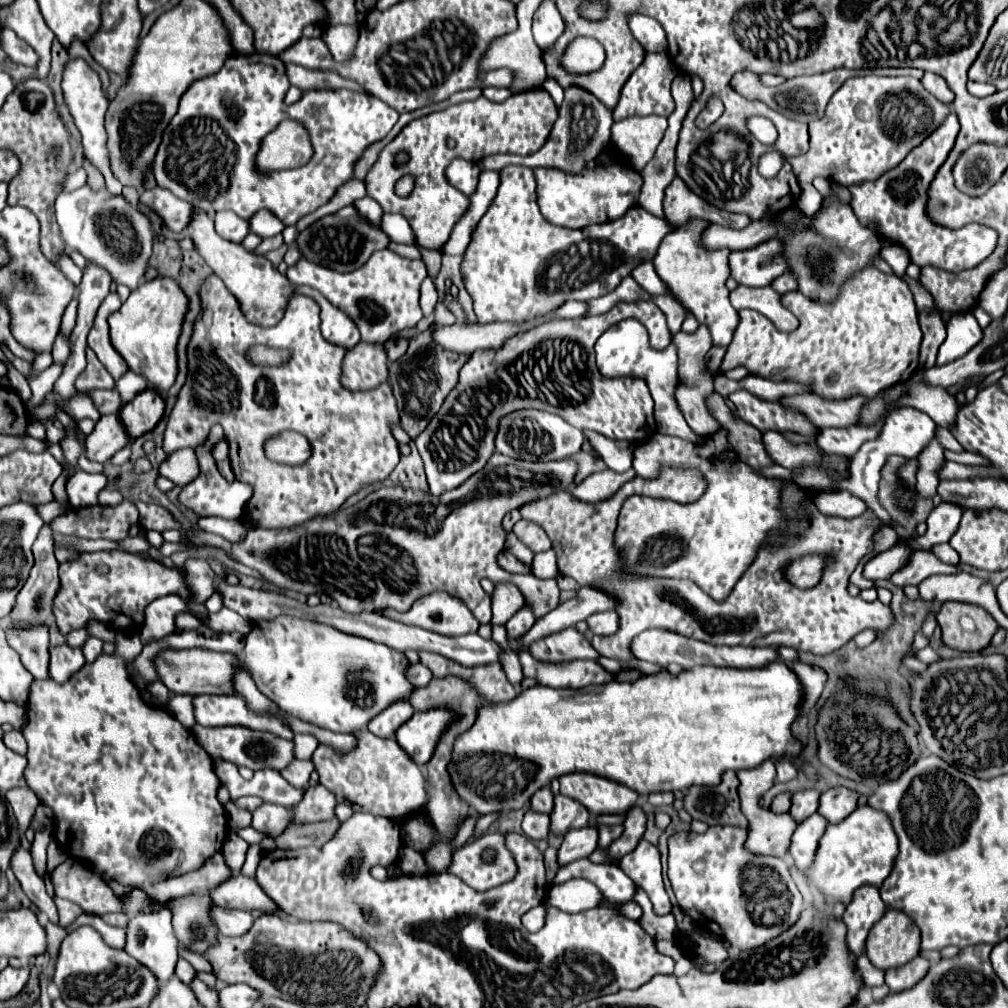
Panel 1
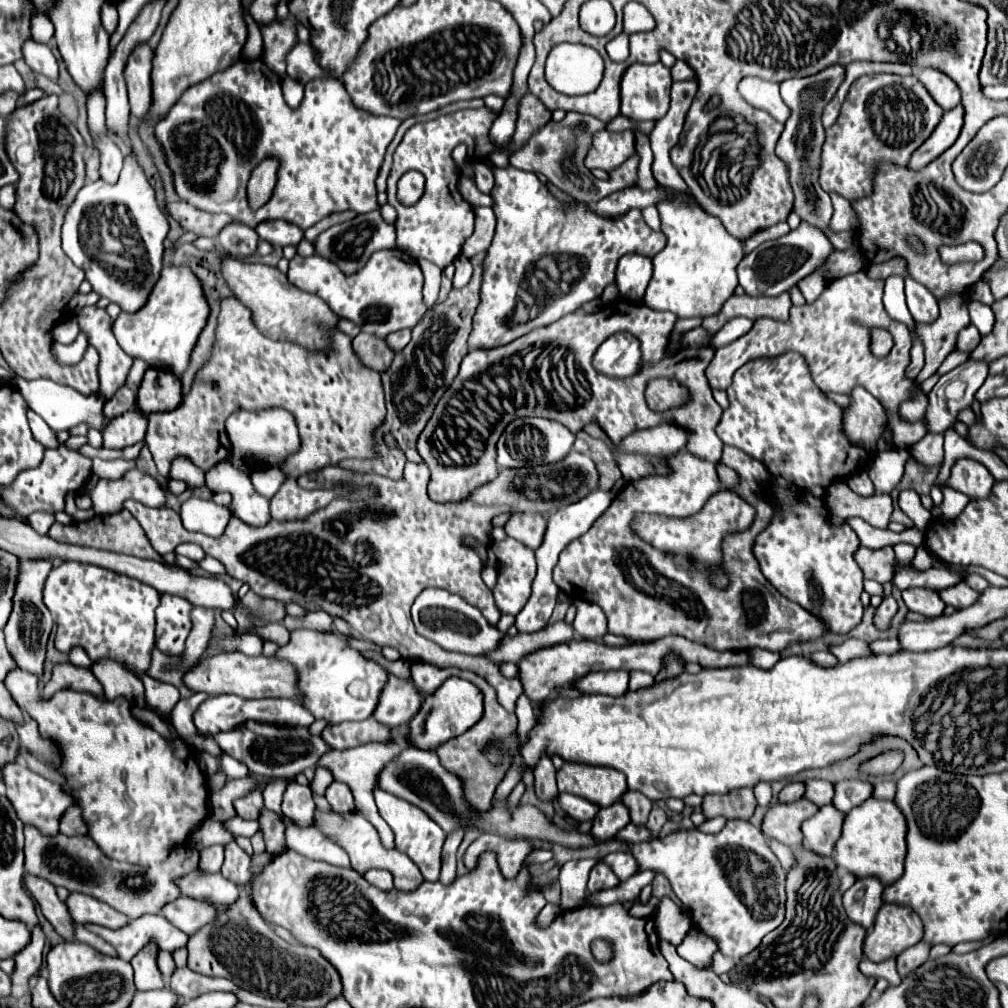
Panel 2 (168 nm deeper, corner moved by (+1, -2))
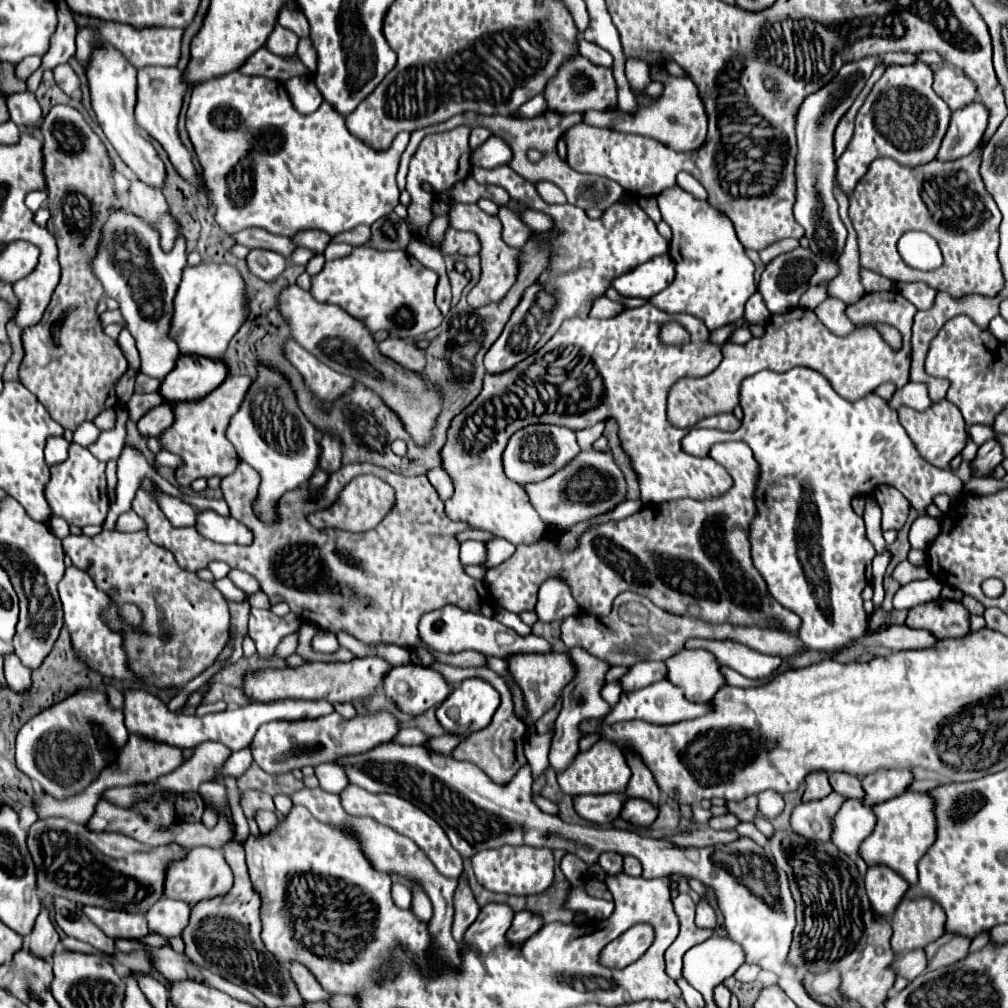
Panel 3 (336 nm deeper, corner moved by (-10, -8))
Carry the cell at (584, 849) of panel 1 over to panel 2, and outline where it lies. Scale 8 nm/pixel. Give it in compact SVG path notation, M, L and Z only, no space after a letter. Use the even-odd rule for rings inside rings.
M616 801L610 807L604 807L598 811L594 825L592 825L592 837L600 841L610 841L616 837L620 829L624 829L630 823L630 811L624 807L622 801Z

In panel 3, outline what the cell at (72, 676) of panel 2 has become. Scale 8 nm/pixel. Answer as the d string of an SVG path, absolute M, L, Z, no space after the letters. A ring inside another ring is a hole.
M79 689L67 699L43 709L31 717L17 733L17 767L35 779L43 791L53 797L69 797L85 789L97 779L99 771L109 765L111 755L101 753L93 739L89 723L97 723L111 737L113 747L121 749L127 743L127 729L123 723L123 711L113 709L107 695L99 689Z

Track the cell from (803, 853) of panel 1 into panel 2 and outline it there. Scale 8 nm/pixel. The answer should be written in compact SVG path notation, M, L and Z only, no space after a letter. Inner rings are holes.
M832 803L820 807L812 819L806 819L802 823L802 833L804 833L802 845L818 855L832 857L836 839L840 839L844 817L846 815L842 811L836 811Z

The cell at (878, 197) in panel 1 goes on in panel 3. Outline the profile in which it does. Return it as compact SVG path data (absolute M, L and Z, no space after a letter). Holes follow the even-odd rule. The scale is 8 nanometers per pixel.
M973 101L971 105L955 111L951 115L951 125L943 137L941 149L935 159L955 161L977 149L987 127L987 119L989 115L981 101Z

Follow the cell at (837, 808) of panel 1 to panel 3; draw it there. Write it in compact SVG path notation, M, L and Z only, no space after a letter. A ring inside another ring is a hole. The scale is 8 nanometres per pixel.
M879 769L863 779L863 805L875 807L883 801L889 801L907 791L907 785L913 781L909 769Z

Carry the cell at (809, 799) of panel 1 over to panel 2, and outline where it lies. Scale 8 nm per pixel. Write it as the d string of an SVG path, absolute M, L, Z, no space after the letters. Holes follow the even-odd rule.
M810 779L806 783L806 799L810 799L812 803L816 803L818 807L832 803L834 799L834 785L826 779Z

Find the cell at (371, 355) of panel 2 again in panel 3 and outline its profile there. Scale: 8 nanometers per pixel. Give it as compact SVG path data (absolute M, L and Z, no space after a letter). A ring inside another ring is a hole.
M387 337L385 341L377 343L377 349L389 357L391 361L399 363L401 367L419 373L425 365L423 361L423 351L417 349L413 343L405 343L403 339L395 339L395 337Z

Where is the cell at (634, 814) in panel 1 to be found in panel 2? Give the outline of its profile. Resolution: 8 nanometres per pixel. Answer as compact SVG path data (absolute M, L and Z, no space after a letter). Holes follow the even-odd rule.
M626 791L626 795L622 795L620 801L630 809L632 823L636 823L636 825L644 825L646 823L648 813L652 809L652 801L650 799L644 799L644 795L640 795L638 791Z

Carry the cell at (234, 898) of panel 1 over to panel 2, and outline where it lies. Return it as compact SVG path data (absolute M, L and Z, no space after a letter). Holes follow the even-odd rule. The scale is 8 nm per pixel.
M200 867L176 879L176 887L180 887L182 895L216 907L226 907L238 899L238 885L224 879L220 873L202 873Z

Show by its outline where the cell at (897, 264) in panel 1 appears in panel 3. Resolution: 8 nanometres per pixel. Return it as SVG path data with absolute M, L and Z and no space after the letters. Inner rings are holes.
M907 383L903 389L888 400L888 405L892 409L899 409L899 405L907 405L913 409L927 409L931 405L931 399L927 395L927 385L925 383Z

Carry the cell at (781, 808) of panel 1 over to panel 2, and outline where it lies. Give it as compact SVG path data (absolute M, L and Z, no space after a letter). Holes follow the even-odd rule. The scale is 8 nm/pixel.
M790 783L780 791L780 803L792 803L804 797L806 785L804 783Z

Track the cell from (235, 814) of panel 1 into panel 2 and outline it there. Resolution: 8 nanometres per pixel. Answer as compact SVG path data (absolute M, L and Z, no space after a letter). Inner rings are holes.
M262 781L262 783L258 783L258 787L256 789L252 789L250 793L246 793L244 797L238 797L238 799L234 799L234 809L236 809L236 813L240 815L240 817L248 817L248 819L258 819L258 815L260 815L260 809L262 809L262 791L264 791L264 787L266 787L266 781Z

